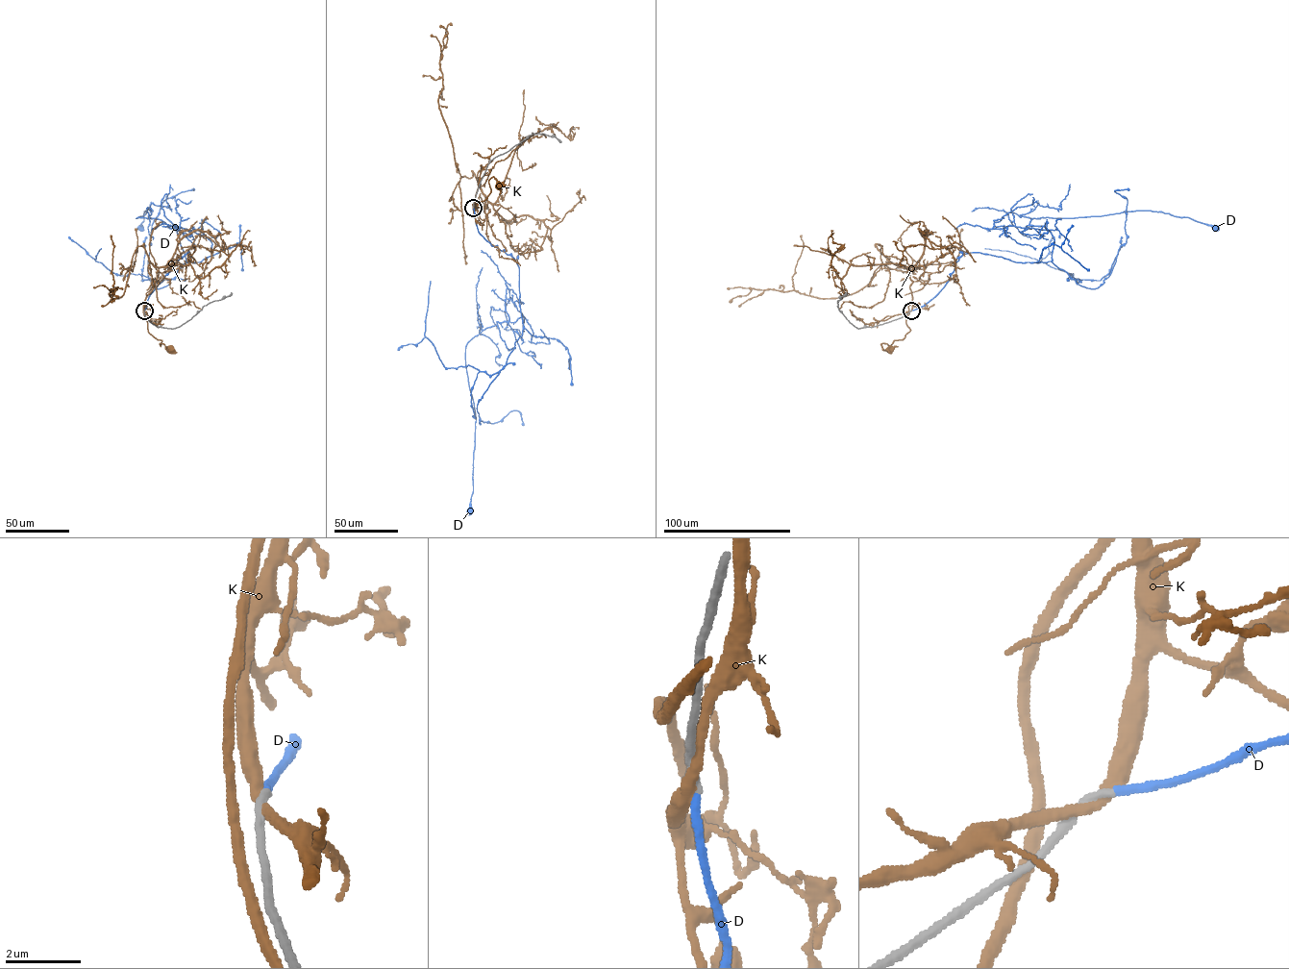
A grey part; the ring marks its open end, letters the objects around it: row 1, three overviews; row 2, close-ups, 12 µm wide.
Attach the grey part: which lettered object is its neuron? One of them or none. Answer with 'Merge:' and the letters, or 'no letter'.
Merge: D

